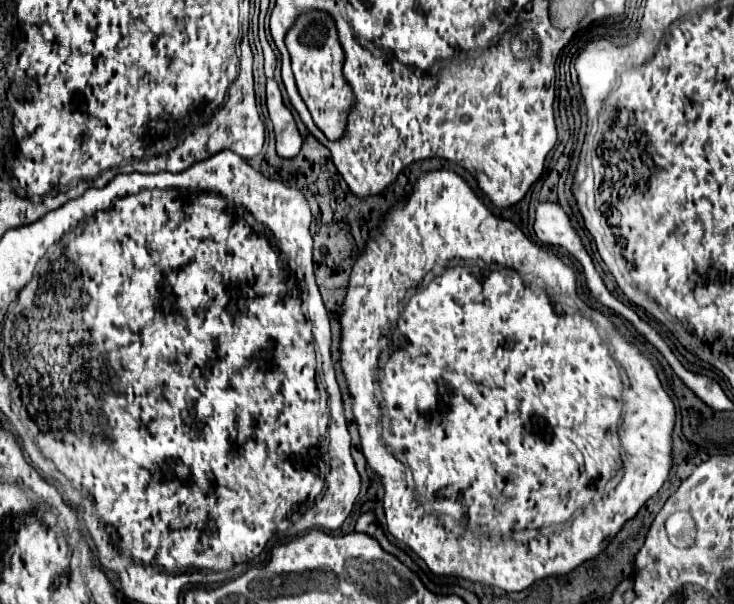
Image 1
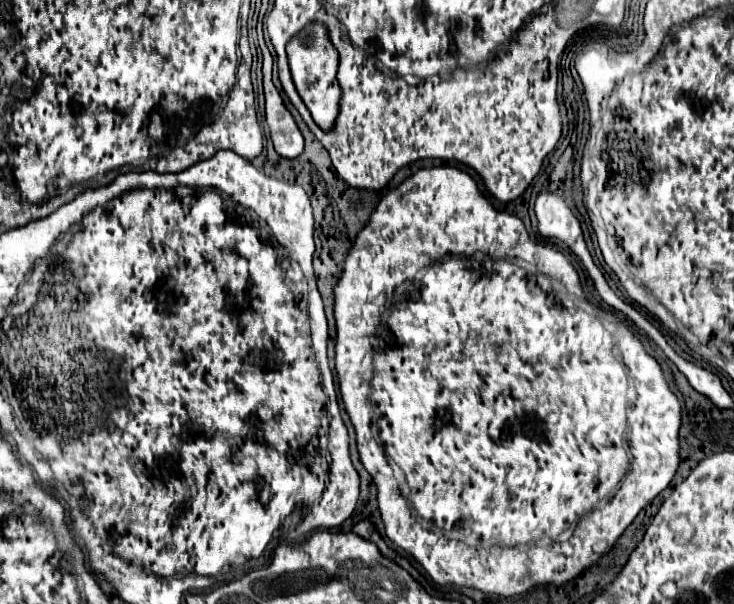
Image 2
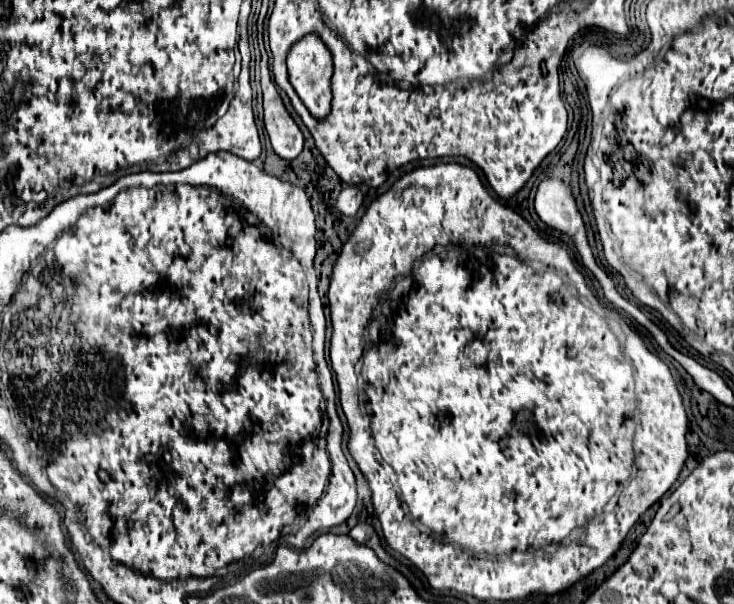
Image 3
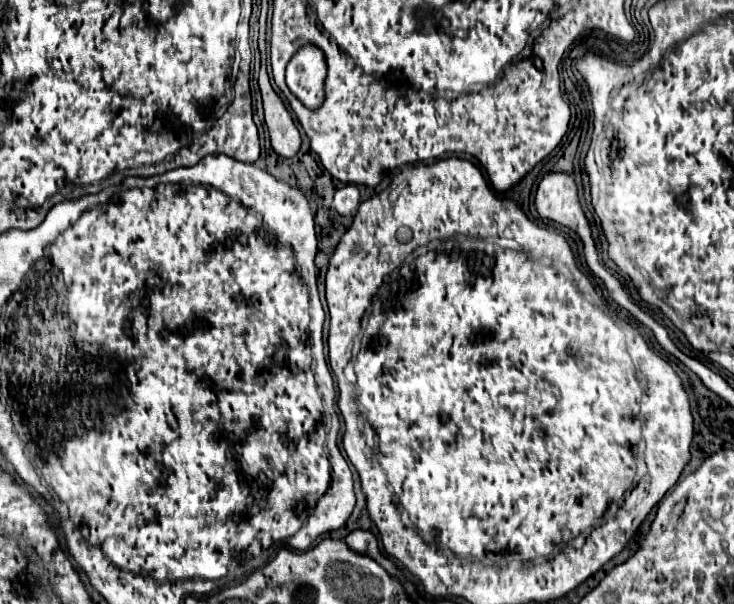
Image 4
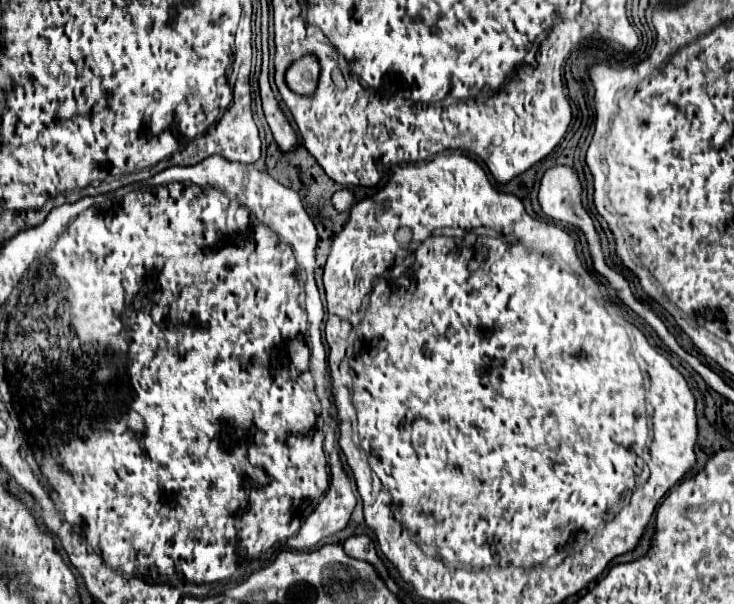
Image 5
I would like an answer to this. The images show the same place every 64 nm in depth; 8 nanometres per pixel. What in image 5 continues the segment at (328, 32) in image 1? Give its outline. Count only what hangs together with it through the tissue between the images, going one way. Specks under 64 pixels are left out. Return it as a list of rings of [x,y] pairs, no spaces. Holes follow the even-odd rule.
[[[312,54],[292,62],[292,66],[286,72],[288,88],[300,96],[310,96],[312,92],[316,92],[318,78],[320,78],[320,62]]]

